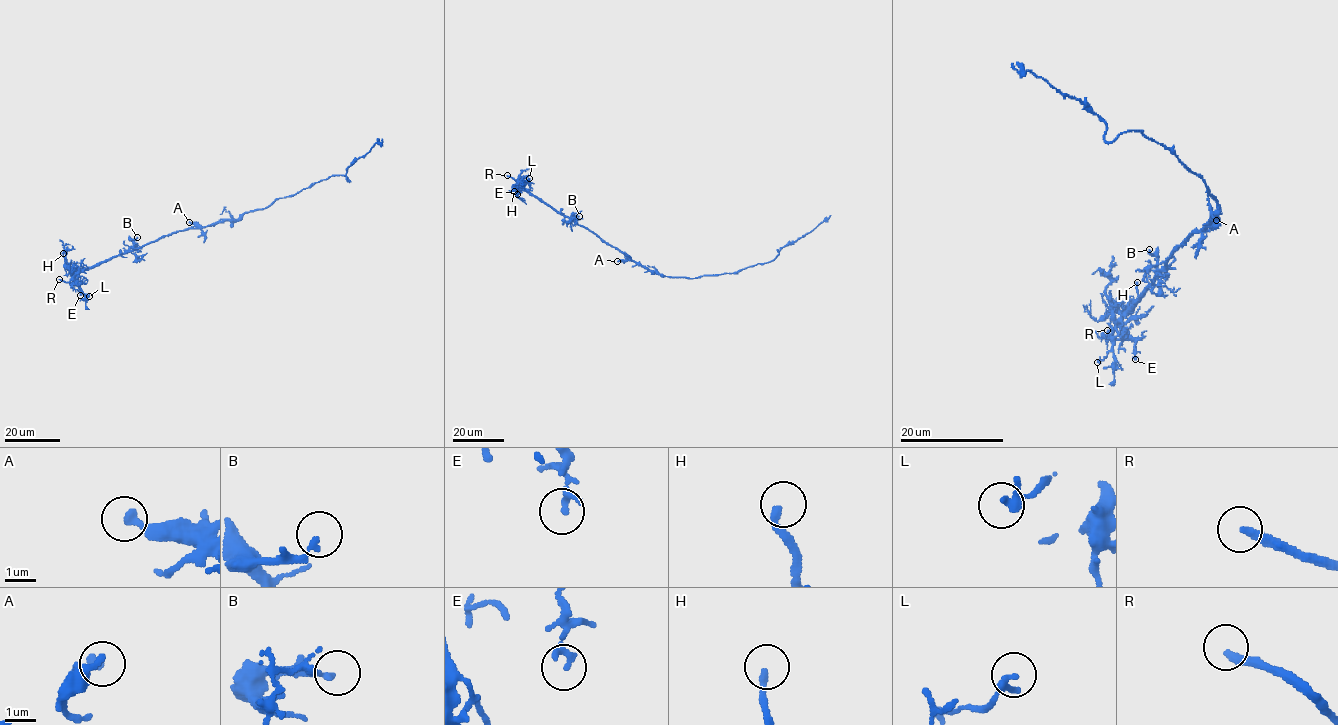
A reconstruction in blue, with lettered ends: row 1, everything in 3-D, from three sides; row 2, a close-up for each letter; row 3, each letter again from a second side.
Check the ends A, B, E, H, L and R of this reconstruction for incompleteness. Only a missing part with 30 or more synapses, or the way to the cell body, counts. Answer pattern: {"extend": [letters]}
{"extend": ["R"]}

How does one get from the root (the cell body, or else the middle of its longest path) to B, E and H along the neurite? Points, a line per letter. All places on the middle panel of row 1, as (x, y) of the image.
B: (661, 275), (639, 266), (580, 226), (572, 218), (579, 216)
E: (661, 275), (629, 259), (521, 185), (515, 189), (517, 194)
H: (661, 275), (629, 259), (518, 184), (514, 191)

